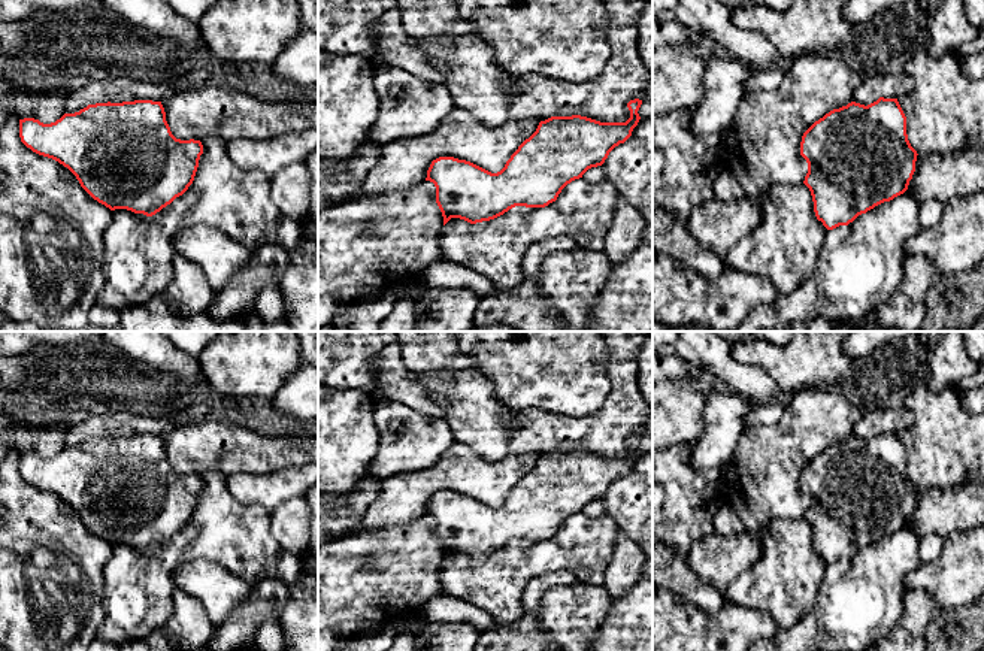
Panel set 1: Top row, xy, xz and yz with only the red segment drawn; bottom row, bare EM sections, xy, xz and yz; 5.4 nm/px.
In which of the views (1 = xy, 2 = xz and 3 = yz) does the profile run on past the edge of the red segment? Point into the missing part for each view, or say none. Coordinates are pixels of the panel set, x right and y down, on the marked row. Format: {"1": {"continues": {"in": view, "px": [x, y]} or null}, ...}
{"1": {"continues": null}, "2": {"continues": null}, "3": {"continues": null}}

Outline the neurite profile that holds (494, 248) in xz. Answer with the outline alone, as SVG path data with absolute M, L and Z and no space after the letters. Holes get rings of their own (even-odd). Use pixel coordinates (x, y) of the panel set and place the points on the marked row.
M579 178L567 184L557 200L545 208L515 206L494 219L476 224L451 218L439 236L442 257L485 276L497 290L509 291L524 279L523 258L539 240L567 234L573 236L581 248L603 249L618 200L620 193L612 182L594 184Z

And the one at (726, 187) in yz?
M726 167L717 176L712 191L714 199L721 202L735 202L747 196L739 181Z

